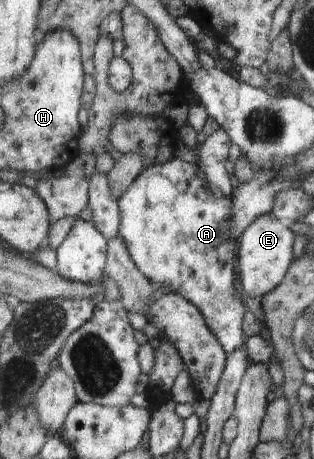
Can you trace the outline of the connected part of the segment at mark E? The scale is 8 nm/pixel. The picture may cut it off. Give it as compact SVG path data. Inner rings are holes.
M274 212L260 216L249 226L240 240L237 258L239 283L249 296L264 297L284 283L295 264L295 244L297 234L291 230L288 221L279 218Z

